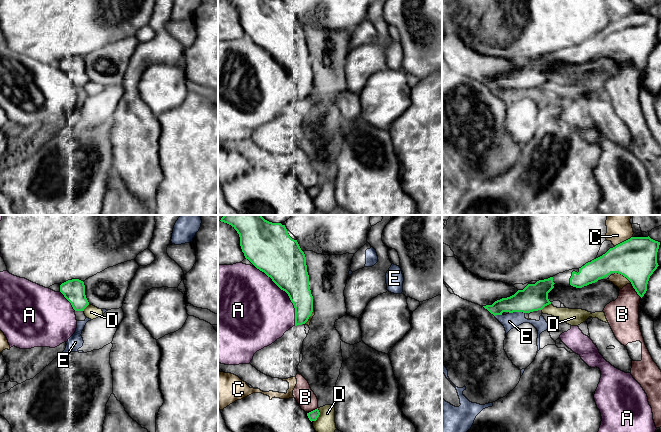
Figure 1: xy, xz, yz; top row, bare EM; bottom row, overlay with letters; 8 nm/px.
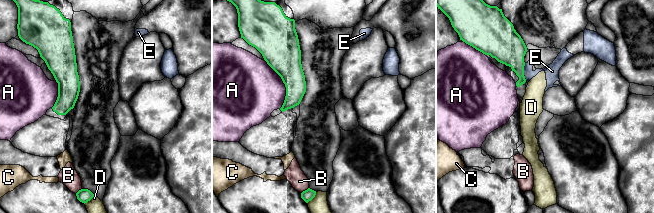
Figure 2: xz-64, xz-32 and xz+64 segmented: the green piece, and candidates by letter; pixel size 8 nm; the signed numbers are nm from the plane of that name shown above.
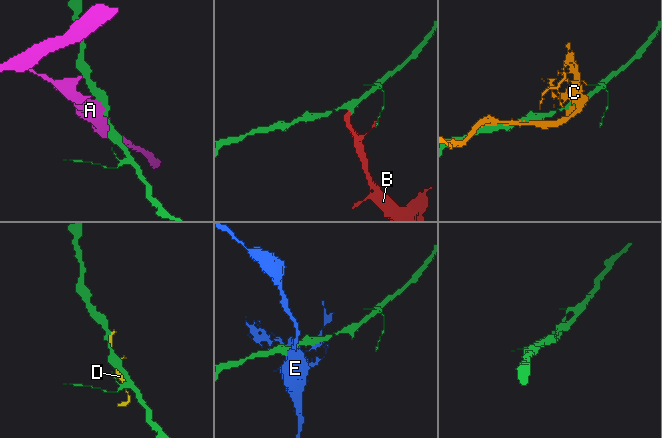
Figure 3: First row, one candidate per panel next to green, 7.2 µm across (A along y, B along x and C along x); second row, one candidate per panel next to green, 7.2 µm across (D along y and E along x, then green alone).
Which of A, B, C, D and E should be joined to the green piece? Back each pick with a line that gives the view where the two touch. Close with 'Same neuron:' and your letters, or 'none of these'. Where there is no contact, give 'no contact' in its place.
Same neuron: none of these

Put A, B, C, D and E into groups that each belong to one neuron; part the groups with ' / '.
A / B / C / D E

